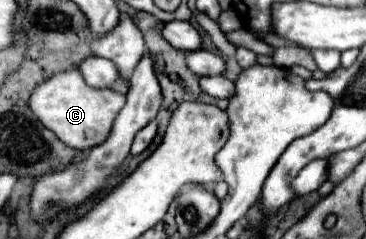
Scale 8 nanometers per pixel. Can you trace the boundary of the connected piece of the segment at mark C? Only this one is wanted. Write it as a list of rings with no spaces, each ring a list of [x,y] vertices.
[[[66,70],[60,74],[54,74],[44,84],[36,86],[36,90],[30,96],[30,110],[34,116],[52,130],[64,144],[76,148],[76,150],[92,150],[102,140],[108,138],[114,118],[126,104],[126,98],[112,90],[98,90],[84,82],[80,70]]]

